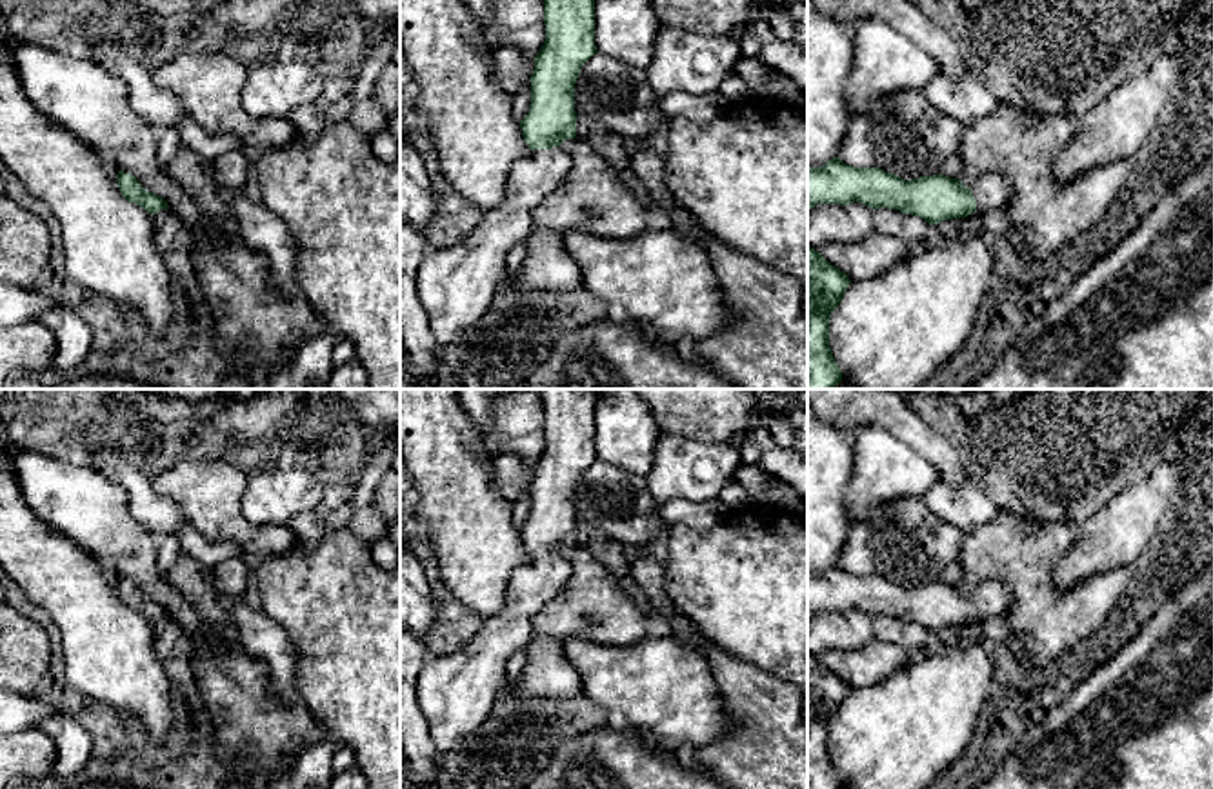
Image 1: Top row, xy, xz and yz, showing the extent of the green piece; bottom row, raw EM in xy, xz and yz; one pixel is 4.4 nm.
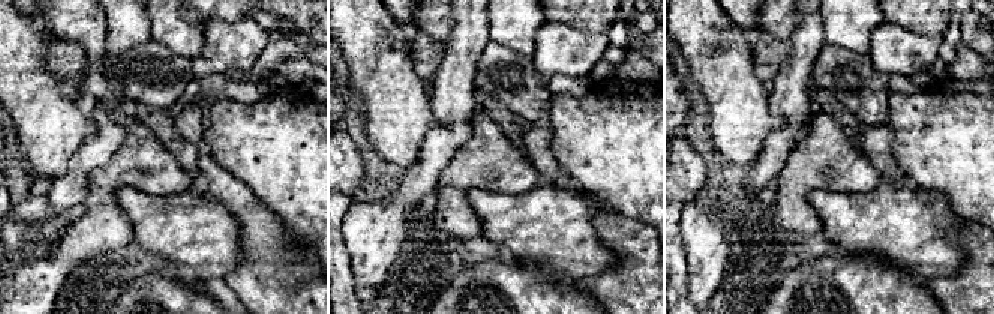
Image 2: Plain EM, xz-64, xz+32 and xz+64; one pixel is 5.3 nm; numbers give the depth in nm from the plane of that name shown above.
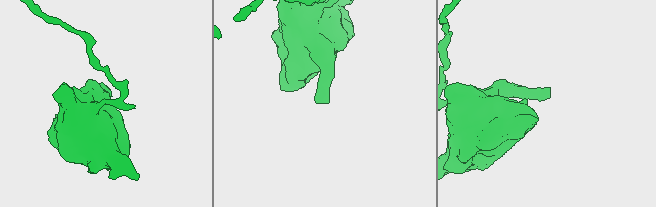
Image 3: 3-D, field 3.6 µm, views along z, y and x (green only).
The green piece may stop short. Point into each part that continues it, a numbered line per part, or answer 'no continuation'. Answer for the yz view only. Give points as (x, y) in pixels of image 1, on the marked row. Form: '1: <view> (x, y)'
1: yz (992, 191)

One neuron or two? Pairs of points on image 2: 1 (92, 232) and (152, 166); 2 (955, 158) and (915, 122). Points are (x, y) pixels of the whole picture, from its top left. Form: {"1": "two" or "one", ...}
{"1": "one", "2": "one"}

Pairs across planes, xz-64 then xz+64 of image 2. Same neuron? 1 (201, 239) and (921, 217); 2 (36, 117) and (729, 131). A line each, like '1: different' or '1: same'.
1: same
2: same

